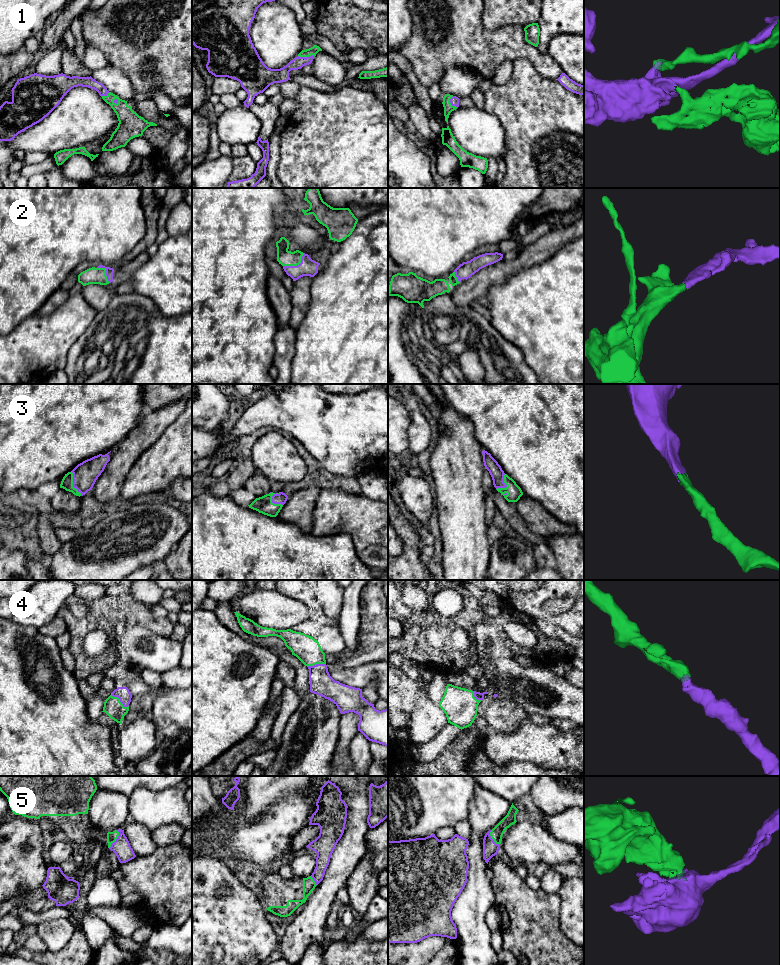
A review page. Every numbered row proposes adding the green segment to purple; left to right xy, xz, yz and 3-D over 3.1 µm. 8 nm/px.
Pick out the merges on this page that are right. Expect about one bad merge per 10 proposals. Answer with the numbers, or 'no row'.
1, 2, 3, 4, 5

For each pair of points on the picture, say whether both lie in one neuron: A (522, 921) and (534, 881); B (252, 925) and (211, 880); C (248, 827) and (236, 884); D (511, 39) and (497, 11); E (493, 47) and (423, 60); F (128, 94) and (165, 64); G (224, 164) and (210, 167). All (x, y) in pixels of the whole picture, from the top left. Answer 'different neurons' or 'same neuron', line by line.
A: different neurons
B: same neuron
C: different neurons
D: different neurons
E: same neuron
F: different neurons
G: same neuron

